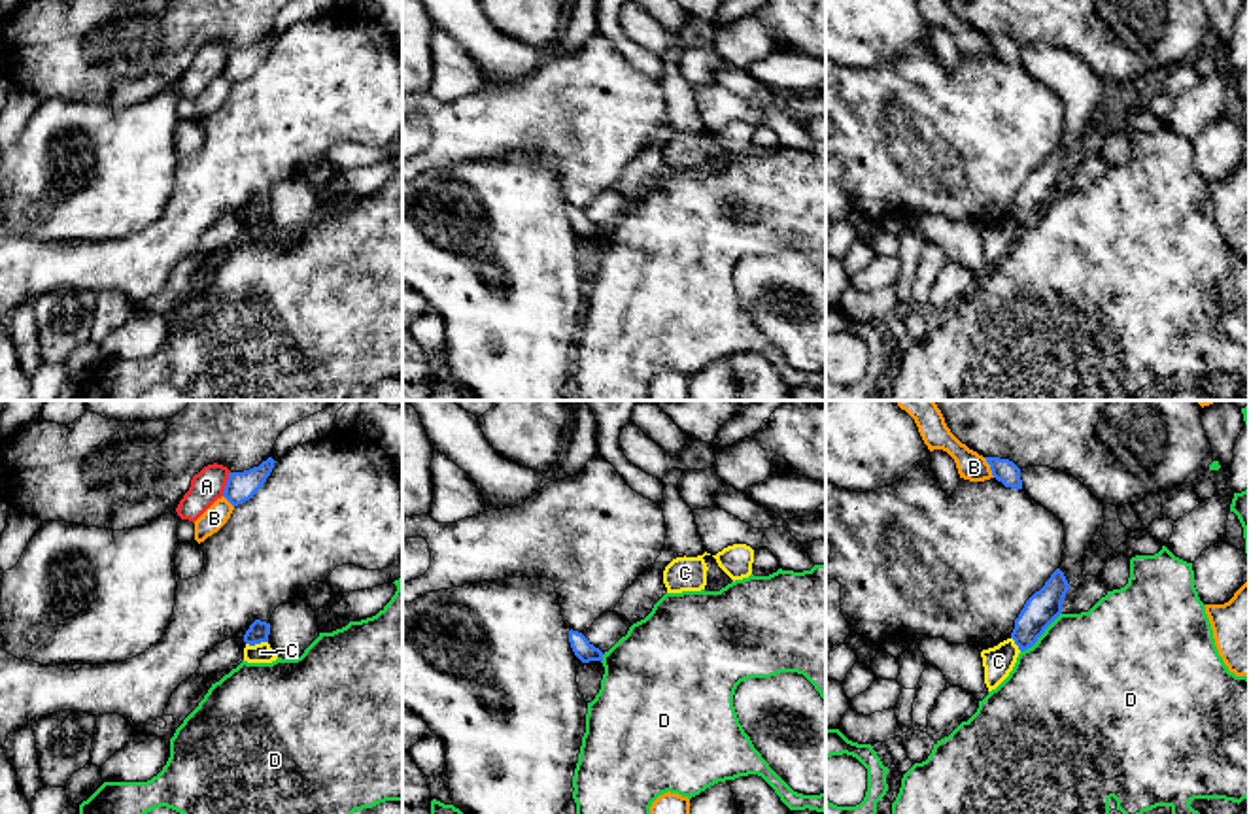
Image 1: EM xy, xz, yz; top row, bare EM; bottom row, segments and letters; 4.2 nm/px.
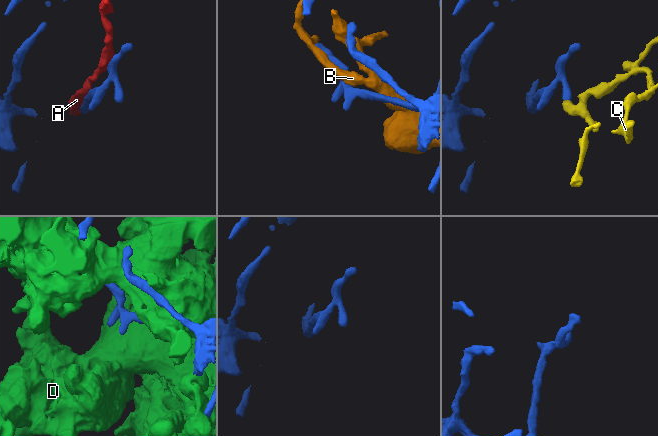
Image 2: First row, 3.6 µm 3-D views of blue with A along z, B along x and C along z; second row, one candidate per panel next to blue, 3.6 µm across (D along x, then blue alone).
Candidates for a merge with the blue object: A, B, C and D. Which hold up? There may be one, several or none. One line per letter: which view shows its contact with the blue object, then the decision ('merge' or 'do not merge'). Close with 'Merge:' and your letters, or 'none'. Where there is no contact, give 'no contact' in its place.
A: xy | do not merge
B: yz | do not merge
C: xy | do not merge
D: yz | do not merge
Merge: none

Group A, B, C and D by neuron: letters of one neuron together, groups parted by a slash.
A / B / C / D

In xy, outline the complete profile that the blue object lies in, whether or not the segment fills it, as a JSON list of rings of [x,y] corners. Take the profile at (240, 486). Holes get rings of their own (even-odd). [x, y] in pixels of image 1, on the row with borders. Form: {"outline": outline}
{"outline": [[[268,457],[259,466],[253,466],[244,472],[231,472],[225,491],[223,491],[223,497],[232,506],[238,506],[238,504],[249,500],[263,487],[266,478],[270,476],[274,463],[276,461],[272,457]]]}

